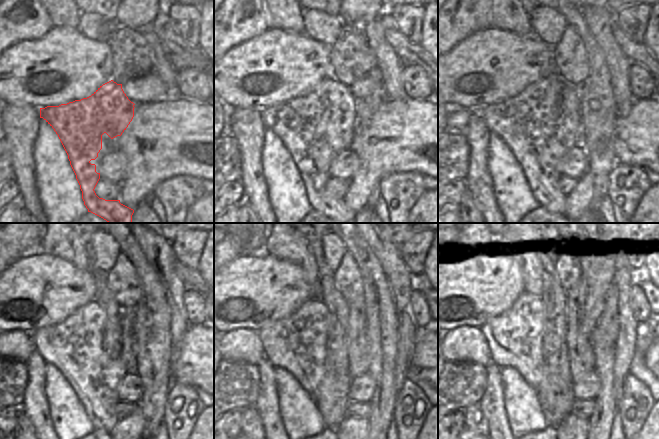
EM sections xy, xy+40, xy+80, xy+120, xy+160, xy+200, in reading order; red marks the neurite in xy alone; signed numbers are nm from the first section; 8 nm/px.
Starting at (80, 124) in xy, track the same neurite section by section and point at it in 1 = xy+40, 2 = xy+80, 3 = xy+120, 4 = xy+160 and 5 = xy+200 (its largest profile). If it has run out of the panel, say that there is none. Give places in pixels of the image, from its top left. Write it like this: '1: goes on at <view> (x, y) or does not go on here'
1: goes on at xy+40 (302, 123)
2: goes on at xy+80 (525, 121)
3: goes on at xy+120 (74, 345)
4: goes on at xy+160 (297, 343)
5: goes on at xy+200 (514, 338)

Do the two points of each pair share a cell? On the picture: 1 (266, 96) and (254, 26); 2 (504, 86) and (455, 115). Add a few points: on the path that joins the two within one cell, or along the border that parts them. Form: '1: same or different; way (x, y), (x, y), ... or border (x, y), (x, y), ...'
1: different; border (271, 27), (235, 46)
2: different; border (450, 107), (466, 107), (471, 110)

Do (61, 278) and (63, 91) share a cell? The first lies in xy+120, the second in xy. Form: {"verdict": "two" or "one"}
{"verdict": "one"}

